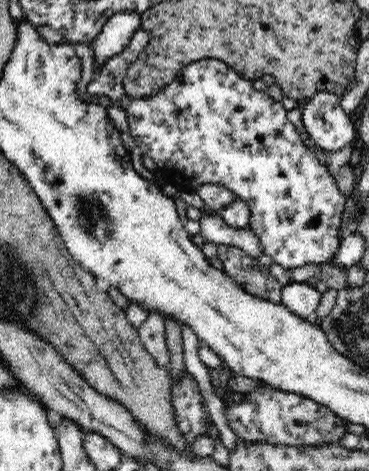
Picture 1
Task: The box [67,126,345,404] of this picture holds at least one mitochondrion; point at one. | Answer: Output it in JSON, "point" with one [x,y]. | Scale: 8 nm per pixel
{"point":[94,218]}

